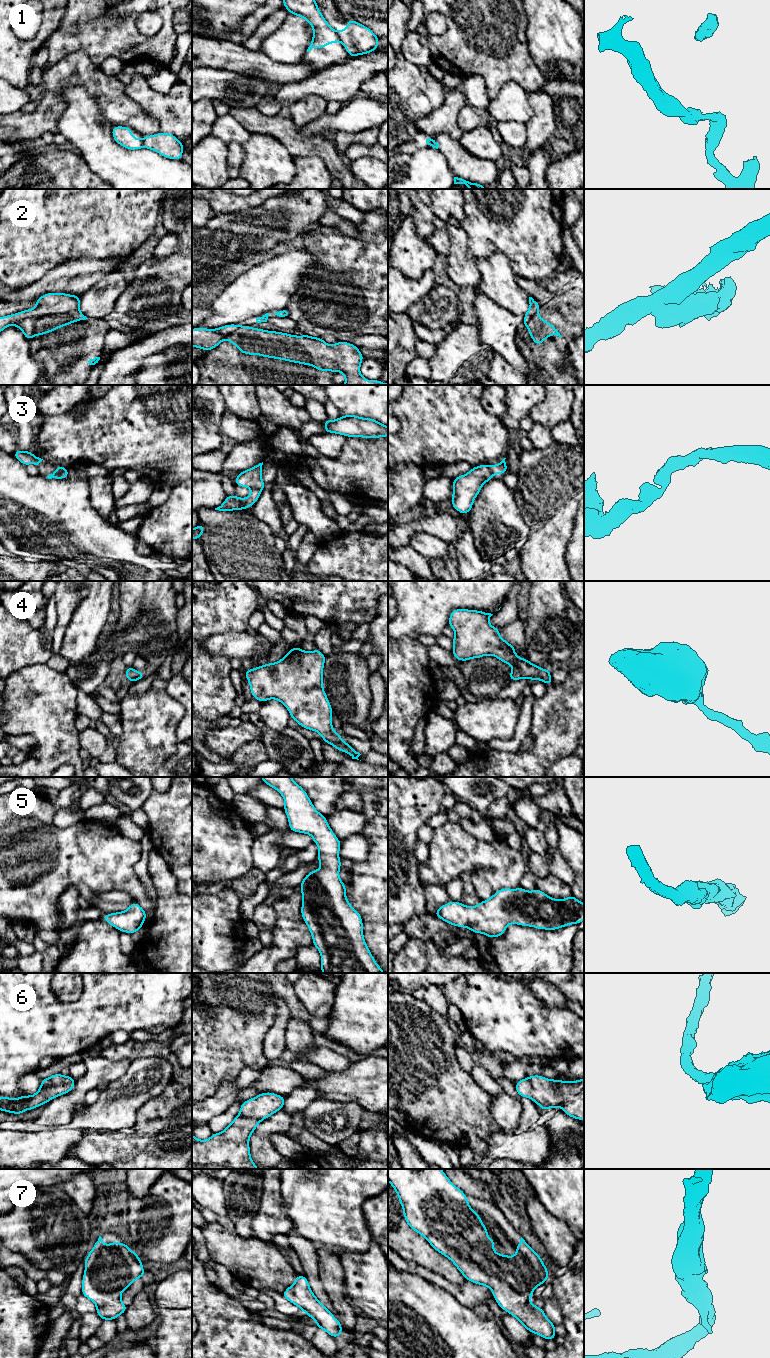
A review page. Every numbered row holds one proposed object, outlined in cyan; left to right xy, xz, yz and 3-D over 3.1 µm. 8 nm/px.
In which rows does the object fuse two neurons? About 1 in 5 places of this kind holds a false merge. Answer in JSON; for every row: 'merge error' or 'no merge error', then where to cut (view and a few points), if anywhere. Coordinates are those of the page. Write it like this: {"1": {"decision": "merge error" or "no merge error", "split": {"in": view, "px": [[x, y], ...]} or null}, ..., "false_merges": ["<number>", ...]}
{"1": {"decision": "merge error", "split": {"in": "xz", "px": [[337, 34], [341, 41]]}}, "2": {"decision": "merge error", "split": {"in": "xy", "px": [[78, 308], [64, 314], [43, 315], [35, 324], [32, 334]]}}, "3": {"decision": "no merge error", "split": null}, "4": {"decision": "no merge error", "split": null}, "5": {"decision": "no merge error", "split": null}, "6": {"decision": "no merge error", "split": null}, "7": {"decision": "no merge error", "split": null}, "false_merges": ["1", "2"]}

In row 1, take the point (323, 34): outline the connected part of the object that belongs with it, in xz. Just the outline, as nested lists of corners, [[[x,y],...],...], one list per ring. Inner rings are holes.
[[[283,0],[283,6],[289,13],[304,18],[312,26],[313,38],[307,52],[312,48],[325,48],[328,44],[341,42],[338,34],[320,12],[315,0]]]

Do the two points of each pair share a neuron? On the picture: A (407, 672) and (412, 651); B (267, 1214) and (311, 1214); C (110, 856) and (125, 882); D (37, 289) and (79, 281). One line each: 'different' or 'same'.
A: same
B: different
C: same
D: same

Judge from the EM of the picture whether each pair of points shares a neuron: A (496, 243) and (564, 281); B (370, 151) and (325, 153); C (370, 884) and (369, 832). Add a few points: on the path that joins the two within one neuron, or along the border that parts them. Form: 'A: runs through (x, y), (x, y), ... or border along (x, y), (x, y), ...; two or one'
A: border along (555, 273), (550, 279); two
B: border along (342, 154), (348, 163); two
C: runs through (376, 871), (376, 845); one

